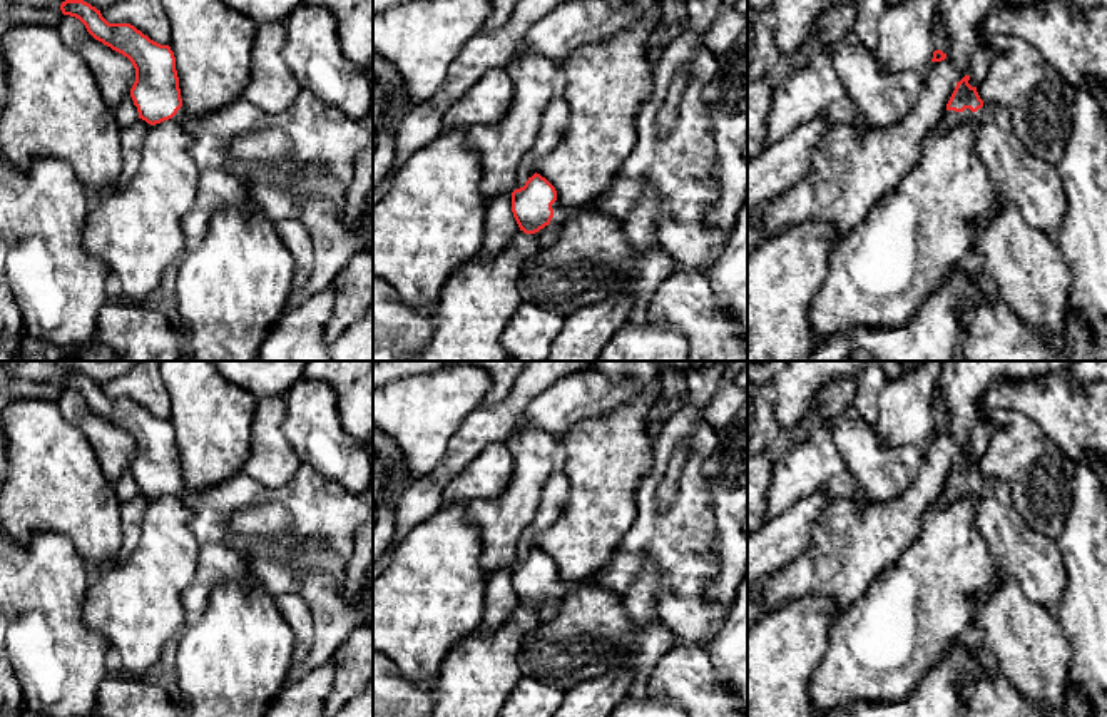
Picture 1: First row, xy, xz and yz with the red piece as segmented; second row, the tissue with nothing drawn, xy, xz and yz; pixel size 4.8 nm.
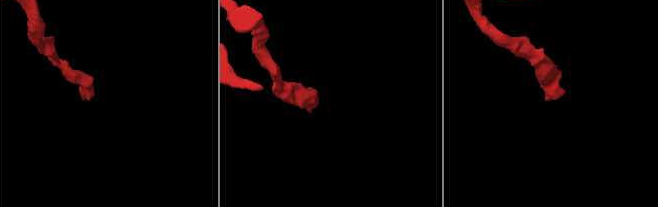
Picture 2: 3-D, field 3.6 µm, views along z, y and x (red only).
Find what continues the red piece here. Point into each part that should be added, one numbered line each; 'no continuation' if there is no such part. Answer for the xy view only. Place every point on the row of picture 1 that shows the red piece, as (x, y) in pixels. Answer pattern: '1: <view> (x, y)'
1: xy (318, 132)

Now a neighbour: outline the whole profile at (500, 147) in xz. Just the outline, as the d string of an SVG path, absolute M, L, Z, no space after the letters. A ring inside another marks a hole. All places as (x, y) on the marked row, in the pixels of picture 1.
M515 52L505 70L513 82L505 119L493 125L473 125L467 132L467 142L480 159L487 202L515 191L518 162L532 149L542 114L560 85L557 67L538 53Z

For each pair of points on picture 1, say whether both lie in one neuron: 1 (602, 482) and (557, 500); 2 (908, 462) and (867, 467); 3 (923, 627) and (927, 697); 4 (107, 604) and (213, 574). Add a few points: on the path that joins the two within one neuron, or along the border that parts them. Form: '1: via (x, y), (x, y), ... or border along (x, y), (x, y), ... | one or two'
1: border along (559, 463), (569, 483), (569, 502), (547, 528) | two
2: via (898, 467), (877, 467) | one
3: border along (950, 645), (940, 661), (902, 699) | two
4: border along (199, 545), (196, 577), (183, 594), (184, 617) | two

